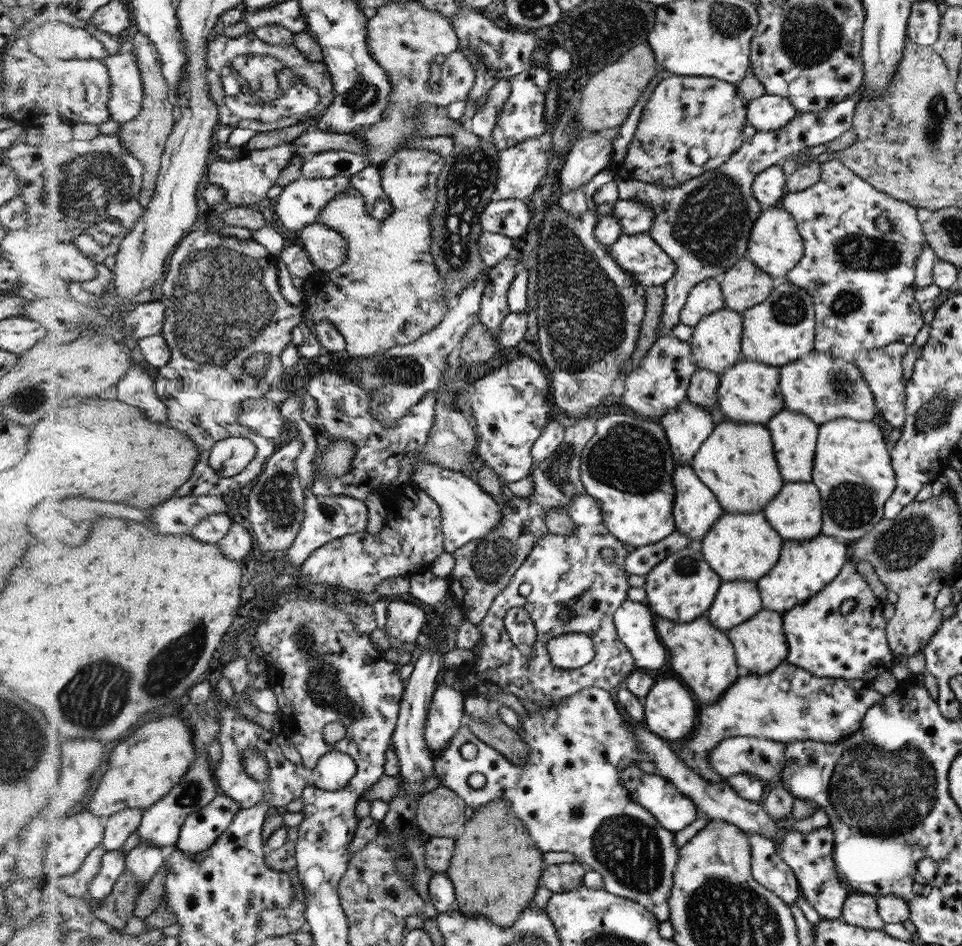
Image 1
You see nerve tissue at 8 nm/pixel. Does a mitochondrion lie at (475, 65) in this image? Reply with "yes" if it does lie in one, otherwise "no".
no

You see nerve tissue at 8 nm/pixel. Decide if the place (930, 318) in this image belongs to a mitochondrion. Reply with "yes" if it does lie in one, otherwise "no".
no

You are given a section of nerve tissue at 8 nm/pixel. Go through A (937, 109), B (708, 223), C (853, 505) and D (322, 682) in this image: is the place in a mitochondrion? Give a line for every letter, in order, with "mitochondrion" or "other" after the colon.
A: mitochondrion
B: mitochondrion
C: mitochondrion
D: mitochondrion

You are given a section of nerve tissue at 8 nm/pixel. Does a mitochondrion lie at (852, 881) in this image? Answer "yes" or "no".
no

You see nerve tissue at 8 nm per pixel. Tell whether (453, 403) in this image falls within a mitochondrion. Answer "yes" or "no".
yes

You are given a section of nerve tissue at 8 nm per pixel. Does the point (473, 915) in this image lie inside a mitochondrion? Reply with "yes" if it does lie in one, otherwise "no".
no

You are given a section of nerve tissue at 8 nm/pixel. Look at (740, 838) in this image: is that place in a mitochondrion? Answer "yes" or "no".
no

